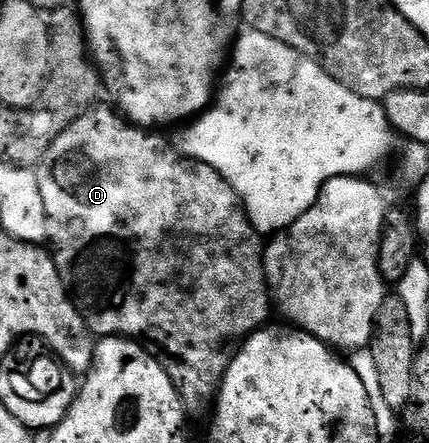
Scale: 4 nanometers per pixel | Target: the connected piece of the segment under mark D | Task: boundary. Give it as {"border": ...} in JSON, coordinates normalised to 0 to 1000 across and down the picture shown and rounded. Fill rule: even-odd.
{"border":[[[221,235],[198,248],[112,334],[103,361],[86,377],[89,422],[93,442],[103,451],[103,479],[112,506],[112,546],[126,553],[121,580],[135,621],[145,625],[145,643],[154,648],[170,684],[191,711],[193,729],[212,756],[231,765],[301,763],[319,772],[352,799],[392,840],[410,885],[424,896],[436,937],[487,937],[499,923],[508,894],[508,878],[517,871],[522,849],[536,828],[536,815],[552,799],[557,781],[599,745],[613,743],[629,718],[634,700],[634,657],[620,632],[620,596],[615,589],[615,537],[601,517],[583,501],[573,467],[564,463],[555,438],[485,370],[438,357],[403,318],[385,312],[385,300],[361,298],[350,289],[315,284],[296,271],[273,246],[254,237]]]}

